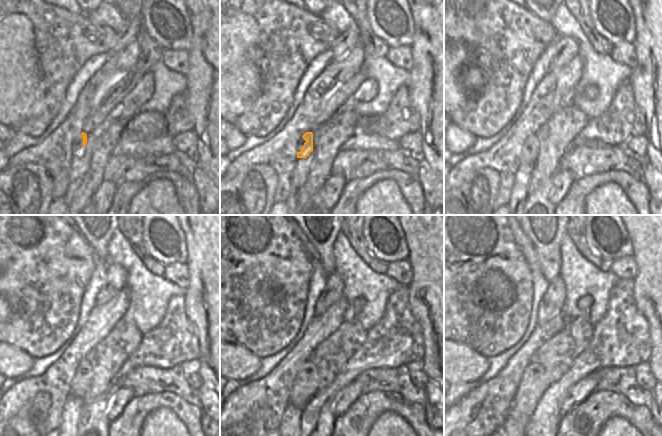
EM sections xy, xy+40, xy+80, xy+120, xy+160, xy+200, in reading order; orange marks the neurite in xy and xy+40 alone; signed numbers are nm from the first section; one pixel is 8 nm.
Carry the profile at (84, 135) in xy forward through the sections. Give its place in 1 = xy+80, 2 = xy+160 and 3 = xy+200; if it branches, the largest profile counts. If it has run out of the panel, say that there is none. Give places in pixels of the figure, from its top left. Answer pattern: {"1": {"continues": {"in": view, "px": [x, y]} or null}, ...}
{"1": {"continues": {"in": "xy+80", "px": [529, 155]}}, "2": {"continues": {"in": "xy+160", "px": [306, 384]}}, "3": {"continues": {"in": "xy+200", "px": [535, 380]}}}

